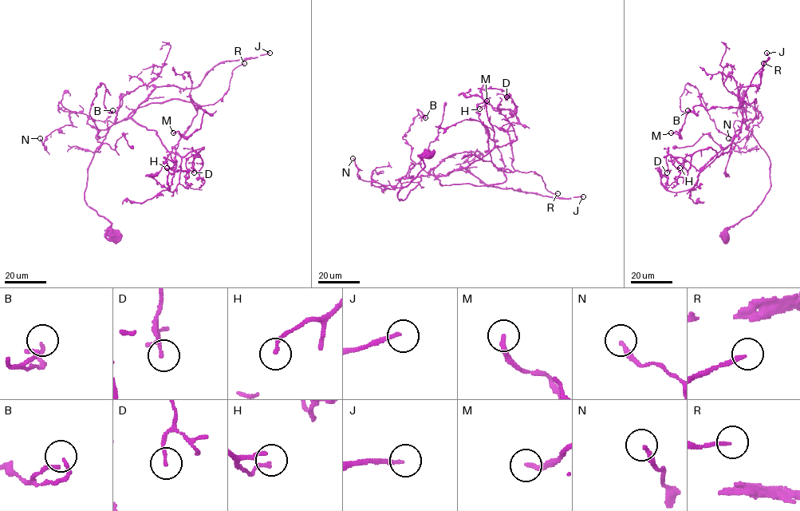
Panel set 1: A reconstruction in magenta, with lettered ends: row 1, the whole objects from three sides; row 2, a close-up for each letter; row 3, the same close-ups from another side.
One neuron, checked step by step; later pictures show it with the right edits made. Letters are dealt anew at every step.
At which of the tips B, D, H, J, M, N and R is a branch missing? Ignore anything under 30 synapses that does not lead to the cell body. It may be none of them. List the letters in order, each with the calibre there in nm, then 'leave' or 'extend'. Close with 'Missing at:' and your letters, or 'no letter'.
B: 170 nm | leave
D: 130 nm | leave
H: 150 nm | leave
J: 170 nm | extend
M: 220 nm | leave
N: 180 nm | leave
R: 160 nm | extend
Missing at: J, R

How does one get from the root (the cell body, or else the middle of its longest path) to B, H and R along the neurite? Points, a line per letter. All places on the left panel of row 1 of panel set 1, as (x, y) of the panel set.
B: (114, 235), (84, 199), (87, 168), (114, 124), (99, 136), (89, 113), (102, 84), (112, 110)
H: (114, 235), (84, 199), (108, 128), (131, 118), (155, 129), (181, 158), (177, 171), (163, 157), (167, 168)
R: (114, 235), (84, 199), (87, 168), (108, 128), (151, 103), (214, 104), (244, 63)

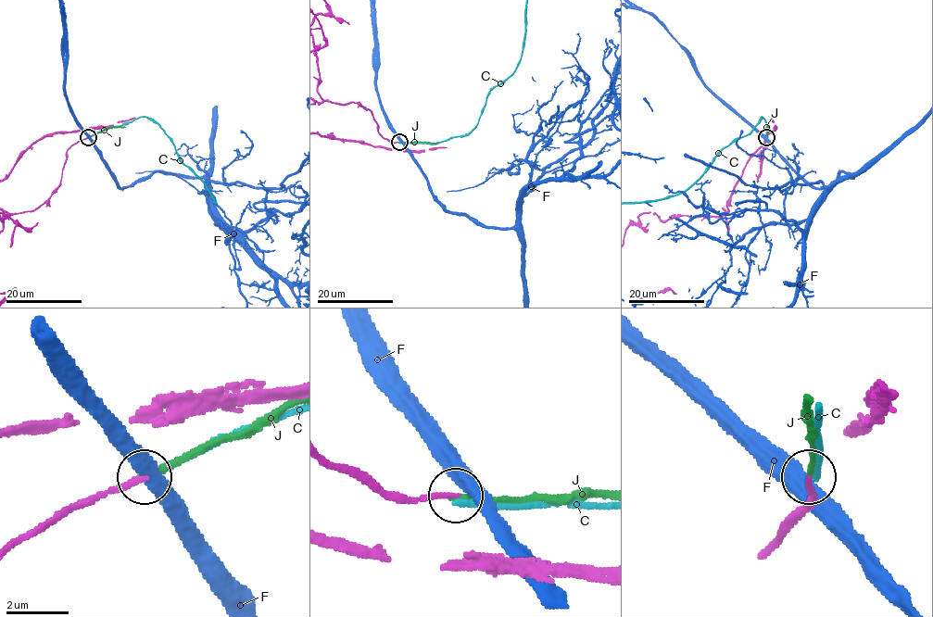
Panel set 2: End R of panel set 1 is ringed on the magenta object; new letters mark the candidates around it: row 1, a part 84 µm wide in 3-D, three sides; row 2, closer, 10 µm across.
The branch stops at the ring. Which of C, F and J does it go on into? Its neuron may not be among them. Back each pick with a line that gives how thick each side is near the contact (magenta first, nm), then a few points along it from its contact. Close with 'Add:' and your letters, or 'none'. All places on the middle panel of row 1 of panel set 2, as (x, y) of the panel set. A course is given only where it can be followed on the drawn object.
J: 180 nm thick on the magenta side, 190 nm on the other; it runs (399, 142), (435, 144)
Add: J

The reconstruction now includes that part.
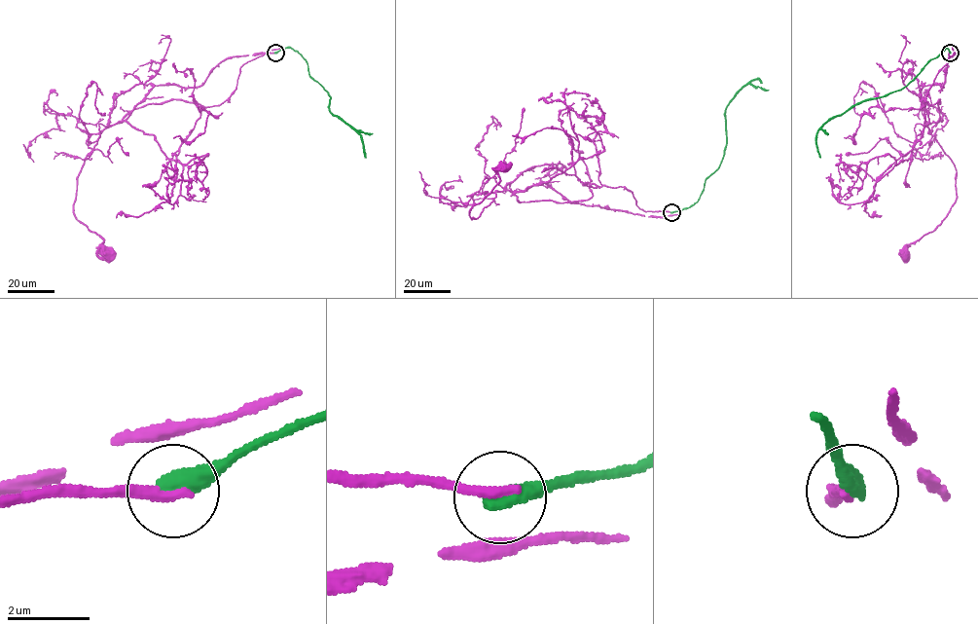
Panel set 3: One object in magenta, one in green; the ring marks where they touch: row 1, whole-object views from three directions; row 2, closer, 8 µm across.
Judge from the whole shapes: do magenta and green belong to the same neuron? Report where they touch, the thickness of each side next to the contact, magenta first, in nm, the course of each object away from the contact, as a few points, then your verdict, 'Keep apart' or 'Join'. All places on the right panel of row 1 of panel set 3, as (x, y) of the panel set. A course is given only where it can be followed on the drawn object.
Place: (950, 53). Thickness 280 nm (magenta) against 550 nm. Course of magenta: (950, 53), (921, 101), (939, 99), (928, 132), (955, 165), (956, 200), (906, 254). Course of green: (950, 53), (946, 48), (903, 88), (867, 98), (831, 118), (816, 135), (820, 158). Keep apart

